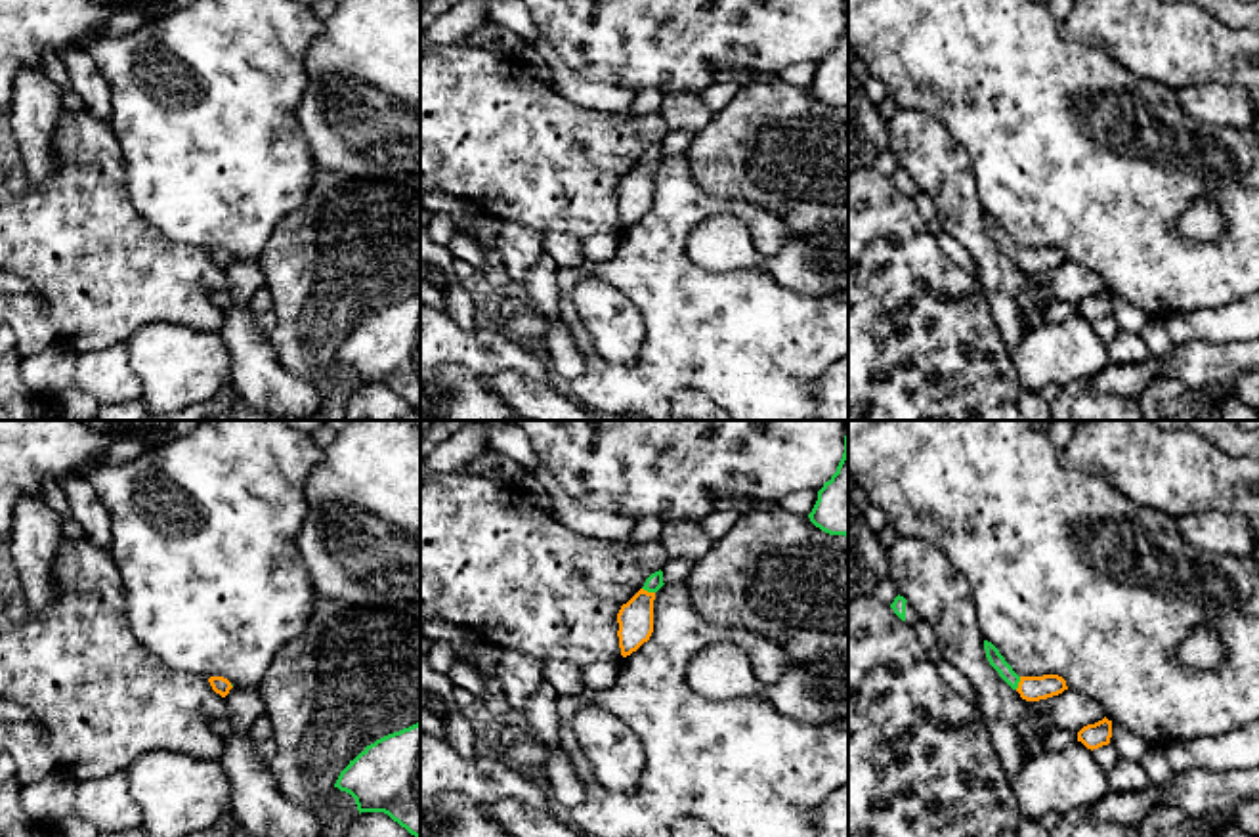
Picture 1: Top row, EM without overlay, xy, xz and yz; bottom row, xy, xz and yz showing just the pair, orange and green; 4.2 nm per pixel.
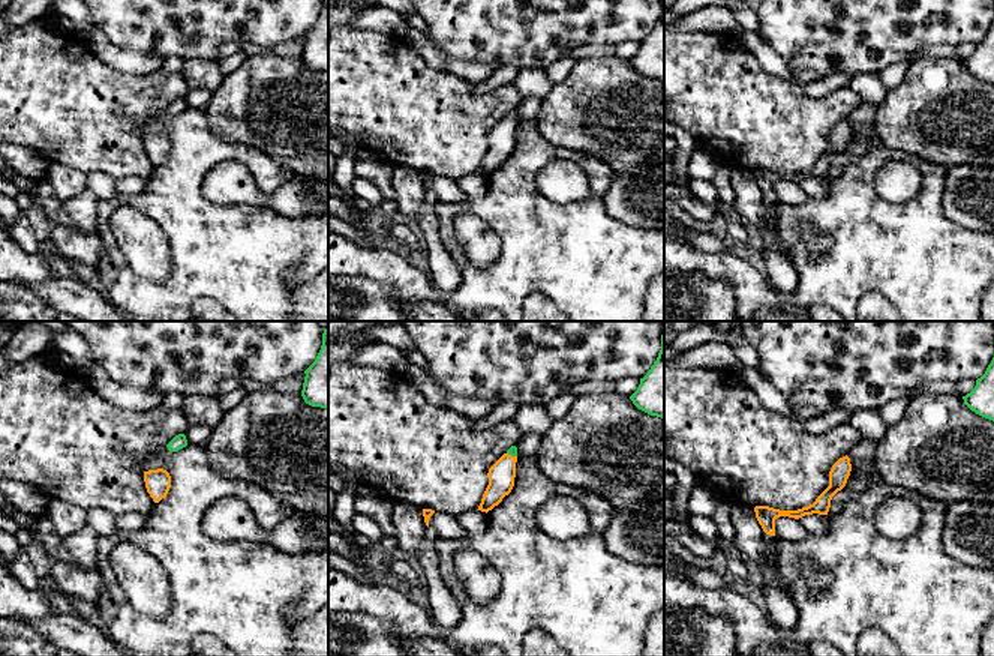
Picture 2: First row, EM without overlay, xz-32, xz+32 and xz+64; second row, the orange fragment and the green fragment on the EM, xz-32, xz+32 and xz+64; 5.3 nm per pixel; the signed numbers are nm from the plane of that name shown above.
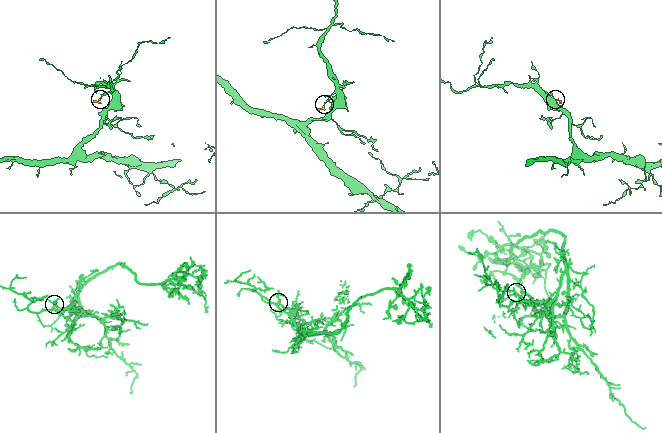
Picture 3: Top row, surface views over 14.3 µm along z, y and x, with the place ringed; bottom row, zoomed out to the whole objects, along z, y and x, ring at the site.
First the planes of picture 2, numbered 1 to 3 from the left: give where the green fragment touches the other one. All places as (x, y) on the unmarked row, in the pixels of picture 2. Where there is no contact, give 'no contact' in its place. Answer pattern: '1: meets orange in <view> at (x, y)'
1: no contact
2: meets orange in xz+32 at (510, 119)
3: no contact

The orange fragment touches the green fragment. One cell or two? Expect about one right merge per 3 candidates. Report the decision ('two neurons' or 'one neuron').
one neuron

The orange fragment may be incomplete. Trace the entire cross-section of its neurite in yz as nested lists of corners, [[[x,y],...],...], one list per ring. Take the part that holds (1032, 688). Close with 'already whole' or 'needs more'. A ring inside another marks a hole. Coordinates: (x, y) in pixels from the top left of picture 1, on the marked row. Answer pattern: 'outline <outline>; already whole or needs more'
outline [[[984,640],[984,650],[990,665],[1026,701],[1047,699],[1068,690],[1066,680],[1058,675],[1018,676],[999,650],[988,640]]]; needs more

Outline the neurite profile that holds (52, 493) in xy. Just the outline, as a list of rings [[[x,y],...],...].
[[[48,480],[42,485],[40,495],[59,514],[61,520],[71,514],[67,497],[65,497],[65,493],[63,493],[63,489],[61,489],[61,485],[57,482]]]

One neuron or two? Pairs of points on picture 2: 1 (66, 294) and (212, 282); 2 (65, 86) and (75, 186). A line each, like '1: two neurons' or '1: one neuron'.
1: two neurons
2: two neurons

